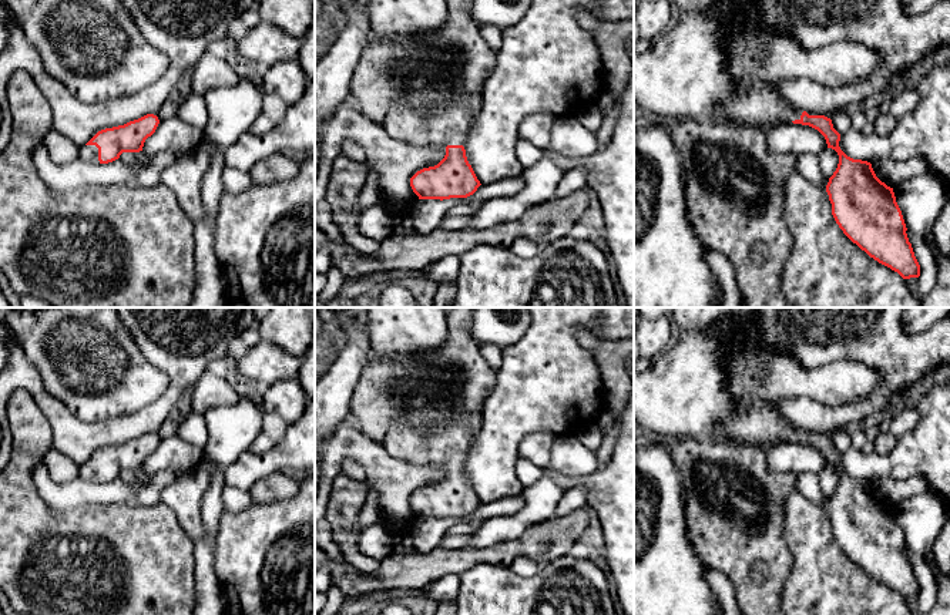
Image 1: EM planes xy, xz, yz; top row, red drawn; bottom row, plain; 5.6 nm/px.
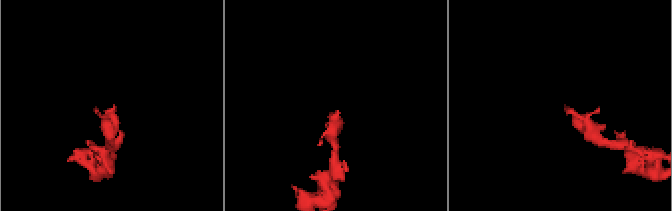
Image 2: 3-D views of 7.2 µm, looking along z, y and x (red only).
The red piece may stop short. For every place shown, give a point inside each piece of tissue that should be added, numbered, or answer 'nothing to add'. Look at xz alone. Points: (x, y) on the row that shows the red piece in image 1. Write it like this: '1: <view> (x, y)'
nothing to add

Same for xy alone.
1: xy (87, 153)

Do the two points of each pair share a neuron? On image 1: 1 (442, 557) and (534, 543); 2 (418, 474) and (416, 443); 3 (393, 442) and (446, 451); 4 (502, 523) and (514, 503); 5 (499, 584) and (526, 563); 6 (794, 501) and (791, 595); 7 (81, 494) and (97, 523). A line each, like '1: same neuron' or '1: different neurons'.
1: same neuron
2: different neurons
3: same neuron
4: different neurons
5: different neurons
6: same neuron
7: different neurons

